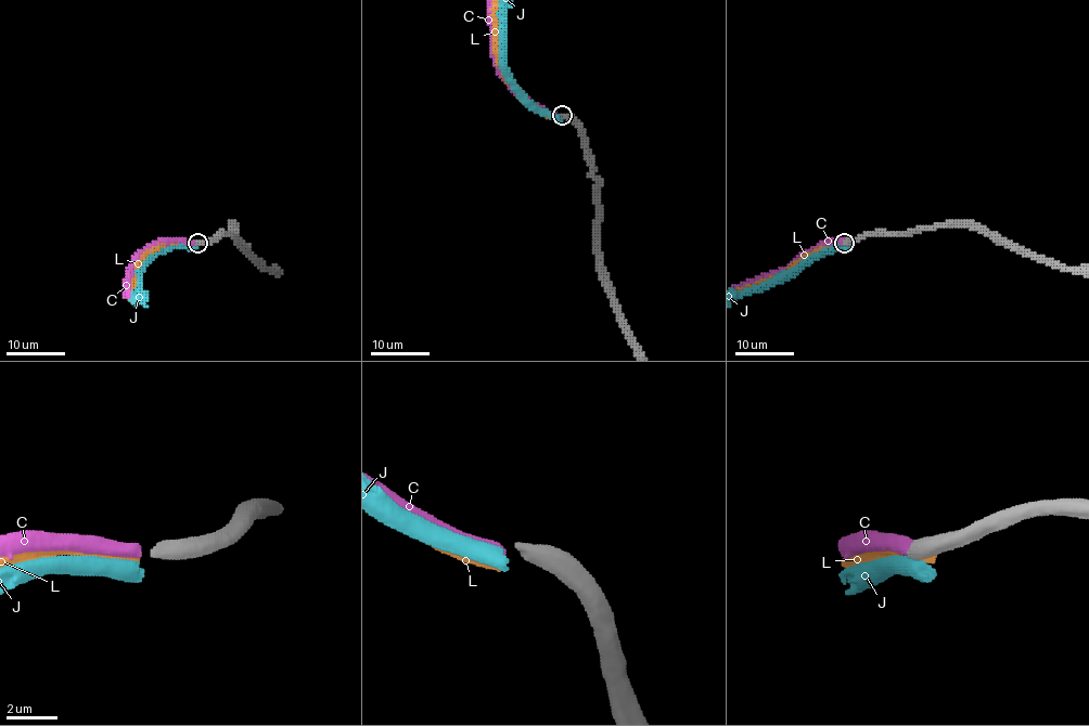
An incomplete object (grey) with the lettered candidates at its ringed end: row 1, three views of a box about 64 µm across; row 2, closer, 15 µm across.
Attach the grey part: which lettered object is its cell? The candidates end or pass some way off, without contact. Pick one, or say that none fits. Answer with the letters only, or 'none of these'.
C

